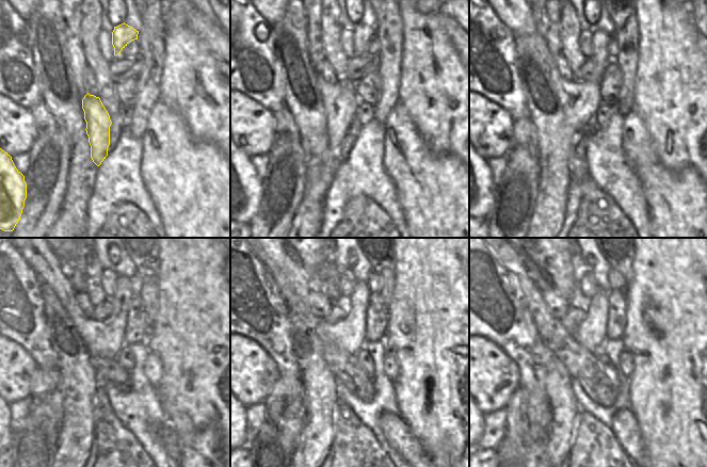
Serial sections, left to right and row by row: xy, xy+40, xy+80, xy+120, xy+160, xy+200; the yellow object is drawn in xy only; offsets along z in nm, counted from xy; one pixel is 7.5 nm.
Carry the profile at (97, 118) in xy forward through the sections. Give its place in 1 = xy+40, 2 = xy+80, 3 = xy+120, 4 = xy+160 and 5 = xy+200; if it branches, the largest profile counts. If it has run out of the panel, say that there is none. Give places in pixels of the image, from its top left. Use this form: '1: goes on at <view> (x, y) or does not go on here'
1: goes on at xy+40 (340, 101)
2: goes on at xy+80 (580, 100)
3: goes on at xy+120 (105, 338)
4: goes on at xy+160 (349, 334)
5: goes on at xy+200 (592, 331)

